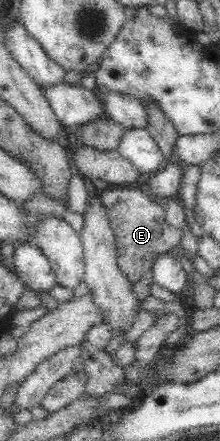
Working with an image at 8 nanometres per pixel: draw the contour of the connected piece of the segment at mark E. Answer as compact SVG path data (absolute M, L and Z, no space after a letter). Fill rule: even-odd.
M137 185L120 186L117 190L101 191L99 199L113 229L118 267L130 281L135 282L148 272L155 258L179 247L183 230L167 224L163 205L155 201L146 189Z

